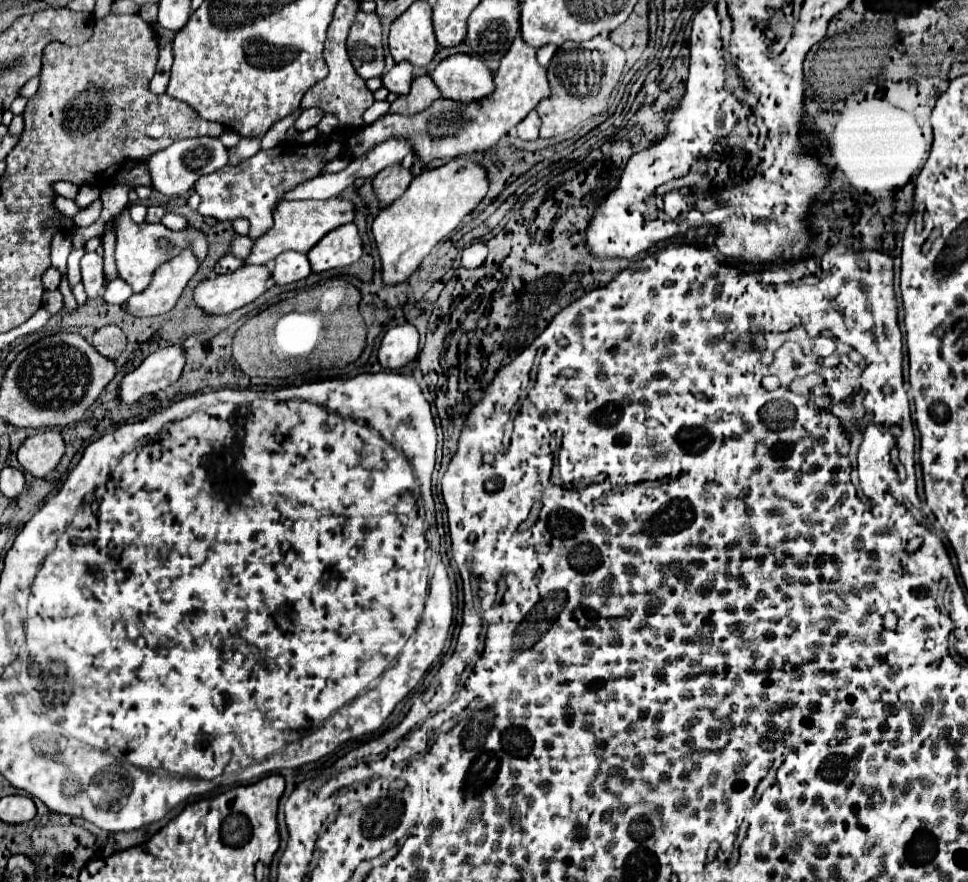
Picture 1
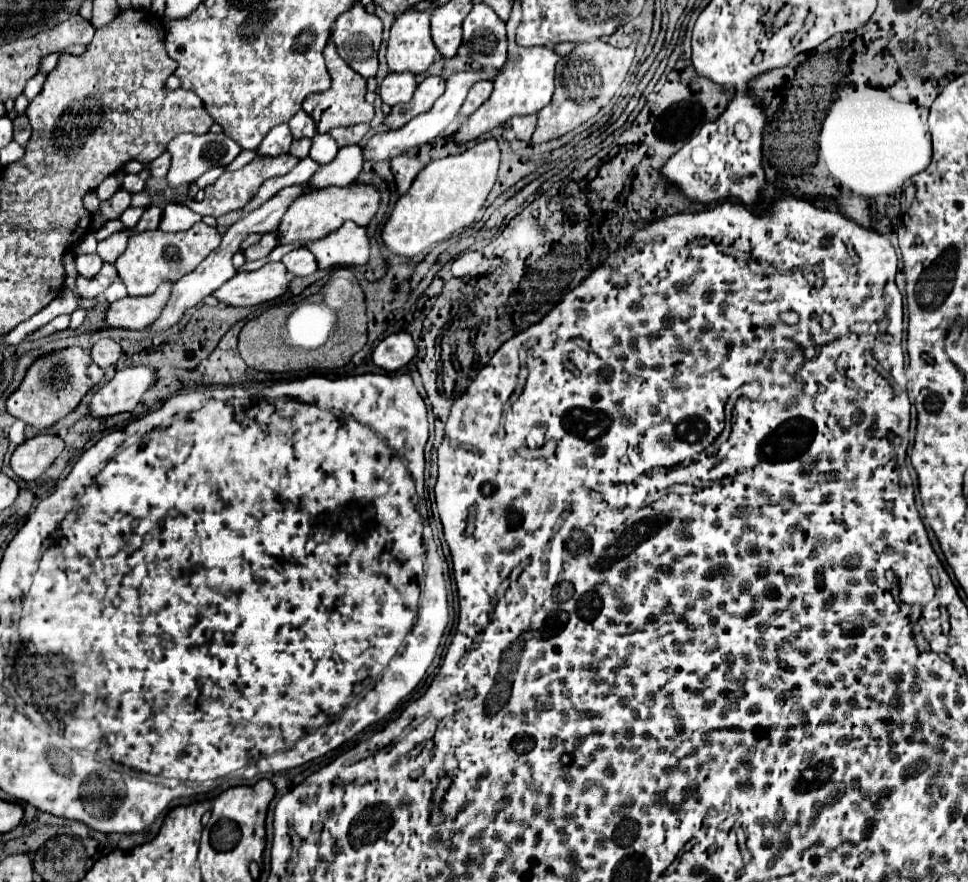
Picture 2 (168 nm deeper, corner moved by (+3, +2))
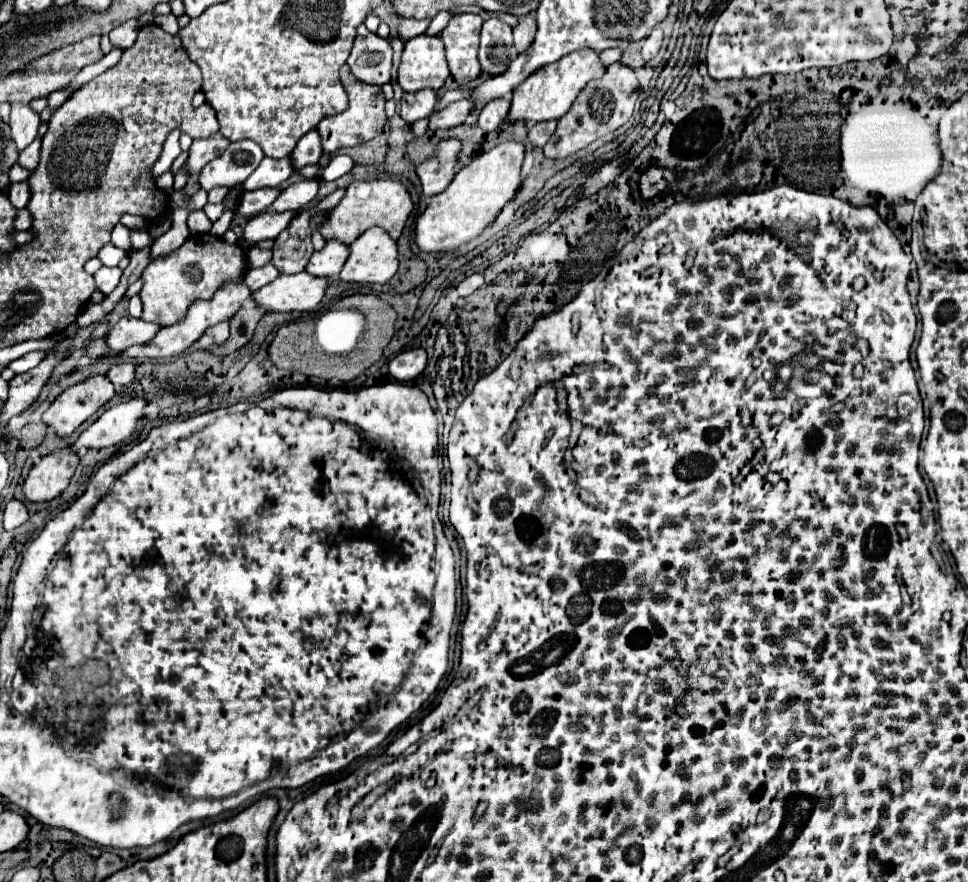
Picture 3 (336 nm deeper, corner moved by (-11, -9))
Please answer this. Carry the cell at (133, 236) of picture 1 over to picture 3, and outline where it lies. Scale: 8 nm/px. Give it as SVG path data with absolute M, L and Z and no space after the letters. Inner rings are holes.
M209 234L191 236L181 248L159 256L143 270L143 288L139 292L143 300L143 320L159 326L171 326L181 320L187 306L197 298L211 298L213 292L229 278L245 274L245 250L237 244L229 244L223 238Z

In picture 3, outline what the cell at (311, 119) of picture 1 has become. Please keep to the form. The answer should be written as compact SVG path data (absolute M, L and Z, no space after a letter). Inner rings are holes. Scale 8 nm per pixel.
M311 130L311 134L305 134L295 150L293 150L293 160L295 160L295 168L303 168L305 164L317 164L319 158L323 154L323 148L321 148L321 138L319 138L319 132L317 130Z

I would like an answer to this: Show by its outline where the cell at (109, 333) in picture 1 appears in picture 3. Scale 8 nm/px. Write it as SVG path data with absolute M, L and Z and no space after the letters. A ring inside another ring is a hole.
M131 362L113 364L113 366L109 368L109 372L107 372L107 378L109 378L117 388L127 386L127 384L133 380L133 376L135 376L135 364L131 364Z

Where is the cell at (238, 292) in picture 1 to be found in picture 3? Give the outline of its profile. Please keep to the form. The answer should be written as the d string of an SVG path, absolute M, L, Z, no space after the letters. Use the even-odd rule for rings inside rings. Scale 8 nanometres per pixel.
M307 272L295 276L281 274L271 284L255 290L251 300L265 312L307 312L321 302L327 282L327 278L317 278Z

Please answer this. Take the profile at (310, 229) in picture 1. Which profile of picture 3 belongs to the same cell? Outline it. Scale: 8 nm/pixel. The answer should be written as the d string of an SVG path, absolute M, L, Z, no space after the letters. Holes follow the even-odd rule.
M363 180L363 182L351 182L347 186L347 192L343 196L343 200L327 212L327 220L323 224L319 224L319 234L331 242L343 242L343 244L351 244L359 234L363 234L367 228L371 226L381 226L383 230L387 230L387 234L397 240L409 214L413 210L413 202L409 192L405 190L405 186L397 180Z

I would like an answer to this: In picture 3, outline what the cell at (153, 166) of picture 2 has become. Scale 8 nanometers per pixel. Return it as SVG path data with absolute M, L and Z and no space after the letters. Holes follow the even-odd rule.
M213 134L209 138L193 140L191 150L189 150L189 158L183 164L183 170L187 170L189 174L199 172L207 162L211 162L213 158L223 154L223 150L227 150L227 146L229 146L229 140L223 138L221 134Z

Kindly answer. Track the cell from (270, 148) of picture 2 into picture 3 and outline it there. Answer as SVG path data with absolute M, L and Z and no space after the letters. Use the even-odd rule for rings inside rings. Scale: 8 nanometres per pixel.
M291 154L287 158L275 160L275 158L263 158L261 164L257 166L257 170L245 180L243 188L245 190L257 190L257 188L265 188L265 186L279 186L283 184L291 174L295 172L295 164L291 162Z

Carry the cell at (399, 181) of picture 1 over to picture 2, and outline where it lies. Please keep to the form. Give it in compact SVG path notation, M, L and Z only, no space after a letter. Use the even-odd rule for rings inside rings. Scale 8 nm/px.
M399 155L391 159L391 169L397 181L397 189L399 195L405 195L409 191L409 187L413 185L413 181L417 179L417 175L423 169L423 163L419 163L415 157L407 157L407 155Z

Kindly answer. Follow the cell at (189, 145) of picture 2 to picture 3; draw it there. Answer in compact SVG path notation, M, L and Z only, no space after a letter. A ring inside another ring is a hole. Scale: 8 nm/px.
M241 140L229 144L229 148L215 160L211 160L199 174L199 184L205 190L215 186L237 186L247 180L247 176L263 160L263 150L253 140Z

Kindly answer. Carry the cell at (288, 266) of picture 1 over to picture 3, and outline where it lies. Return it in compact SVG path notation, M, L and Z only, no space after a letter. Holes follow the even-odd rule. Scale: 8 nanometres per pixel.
M327 242L321 252L313 252L307 272L317 278L337 278L345 260L347 260L349 248L341 242Z

